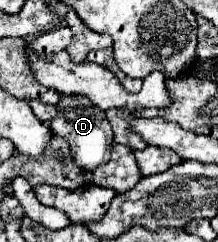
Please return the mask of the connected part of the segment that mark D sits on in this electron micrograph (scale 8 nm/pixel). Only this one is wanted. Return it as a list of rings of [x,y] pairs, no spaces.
[[[64,95],[60,99],[60,103],[56,103],[56,109],[58,109],[58,115],[56,115],[56,119],[52,119],[50,129],[56,131],[56,135],[64,137],[70,143],[74,163],[86,171],[92,171],[92,169],[104,165],[108,161],[108,153],[110,153],[110,147],[114,141],[112,127],[106,119],[106,113],[102,109],[94,107],[92,101],[84,95],[68,95],[68,97]]]

